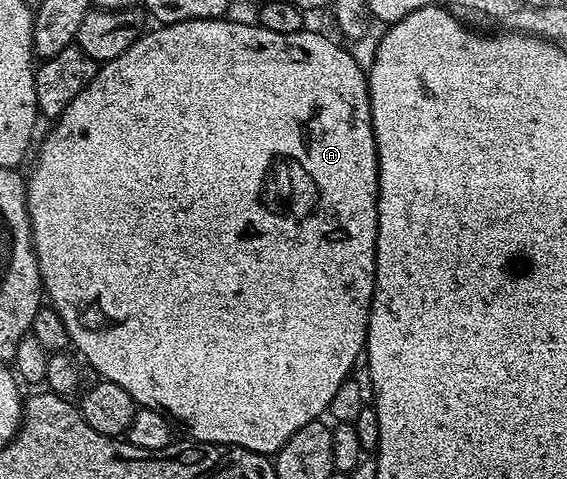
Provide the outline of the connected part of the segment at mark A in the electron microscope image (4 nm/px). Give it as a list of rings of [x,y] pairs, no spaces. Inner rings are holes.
[[[228,17],[204,18],[203,20],[183,20],[158,25],[158,30],[146,29],[119,56],[104,63],[98,69],[95,80],[71,100],[61,117],[52,123],[53,131],[41,142],[37,163],[27,174],[25,205],[29,207],[29,223],[33,233],[33,251],[39,264],[41,285],[48,305],[67,324],[67,334],[72,349],[98,375],[98,379],[117,384],[133,397],[138,407],[159,412],[170,422],[181,426],[190,434],[190,439],[198,442],[215,442],[223,446],[242,446],[266,456],[276,455],[299,428],[318,421],[328,411],[331,396],[339,384],[353,372],[355,358],[365,349],[365,337],[369,327],[369,309],[373,303],[375,272],[377,271],[377,145],[371,124],[371,100],[369,99],[369,80],[366,71],[352,56],[348,49],[336,46],[329,38],[316,34],[310,28],[303,28],[294,34],[271,32],[260,24],[249,22],[229,22]]]

